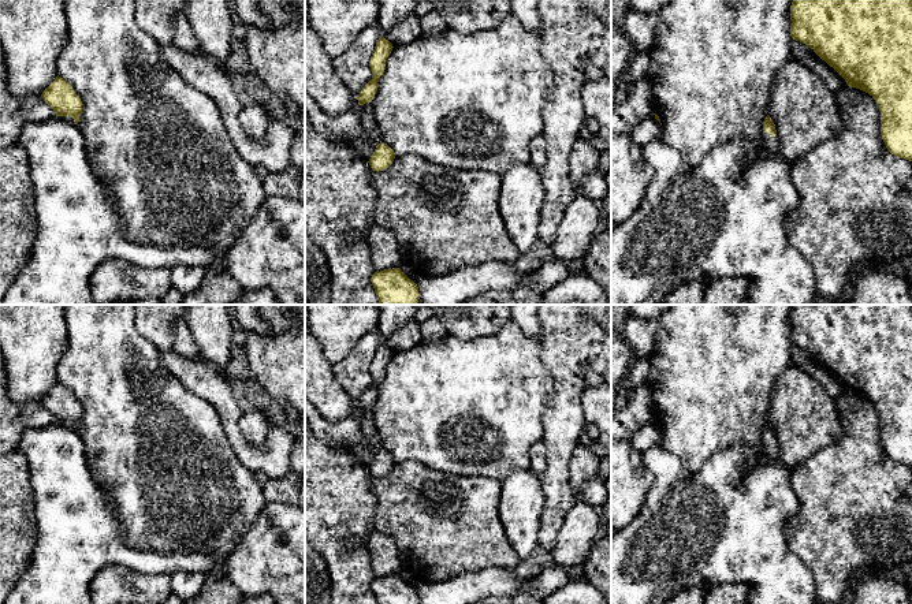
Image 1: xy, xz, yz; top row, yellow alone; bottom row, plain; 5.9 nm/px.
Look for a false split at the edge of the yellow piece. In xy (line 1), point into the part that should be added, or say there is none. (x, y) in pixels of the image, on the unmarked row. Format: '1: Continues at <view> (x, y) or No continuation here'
1: No continuation here

